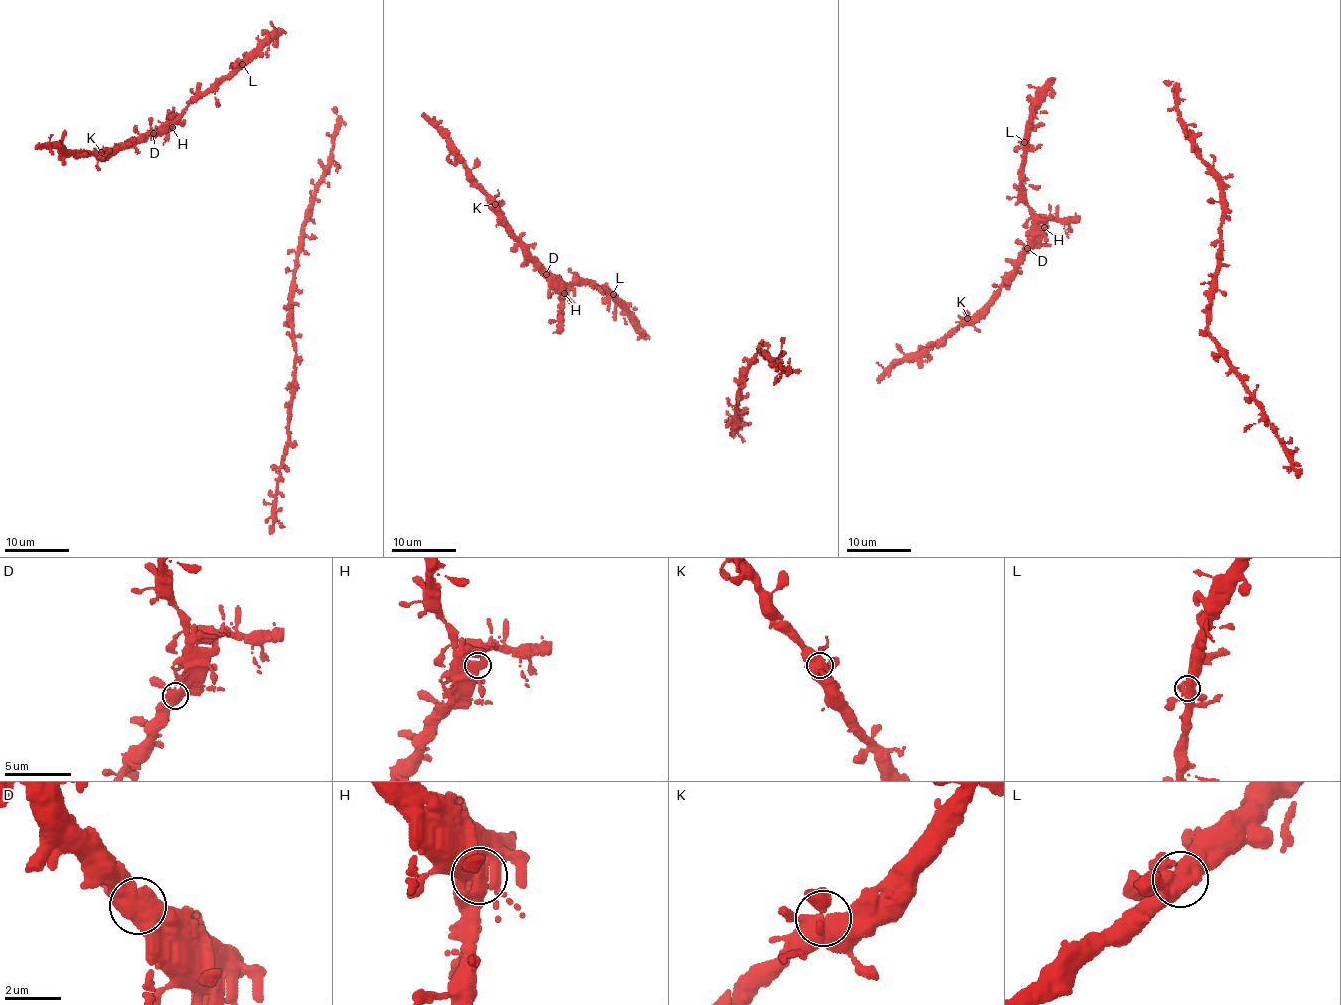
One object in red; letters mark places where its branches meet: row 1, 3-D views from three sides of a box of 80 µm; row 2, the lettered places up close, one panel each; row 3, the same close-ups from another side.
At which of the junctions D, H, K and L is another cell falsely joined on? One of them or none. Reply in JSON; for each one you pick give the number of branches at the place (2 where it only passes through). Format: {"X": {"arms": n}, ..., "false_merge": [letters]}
{"H": {"arms": 3}, "false_merge": ["H"]}

